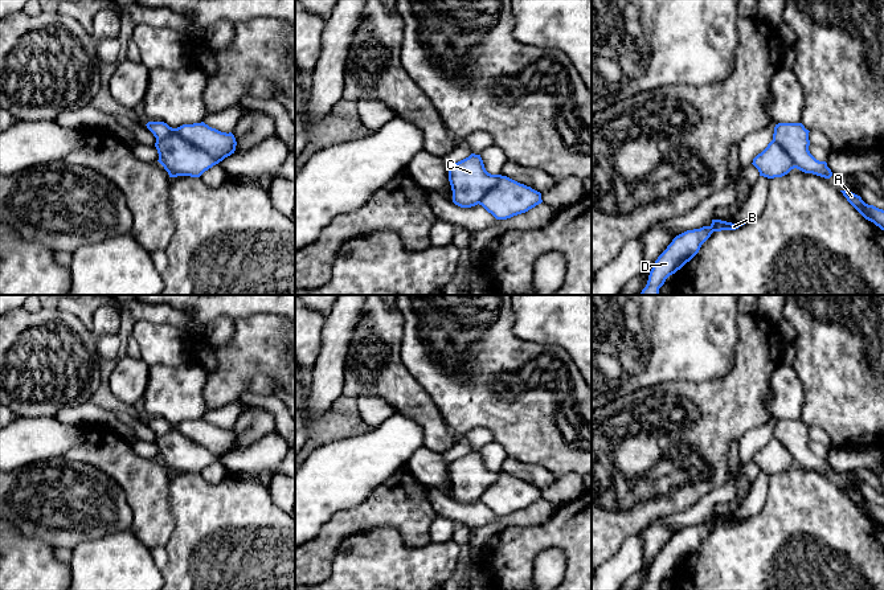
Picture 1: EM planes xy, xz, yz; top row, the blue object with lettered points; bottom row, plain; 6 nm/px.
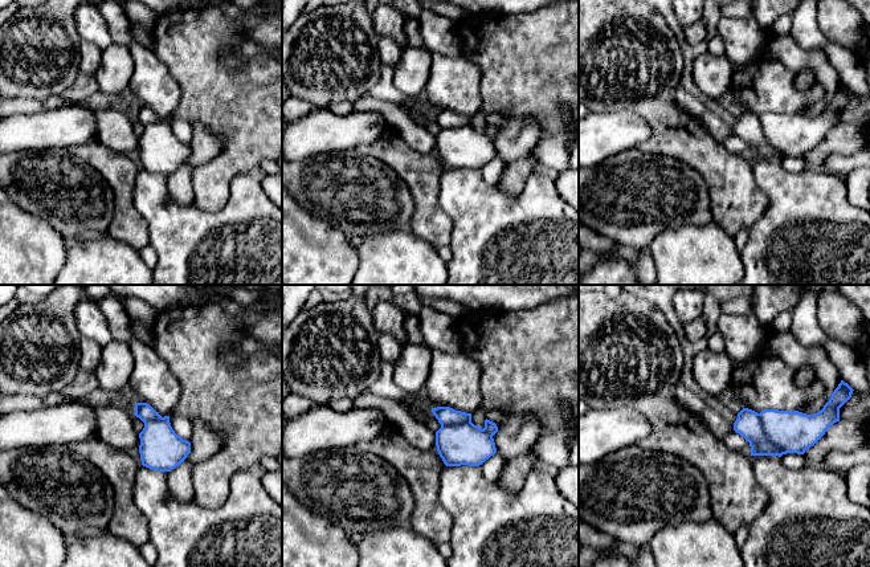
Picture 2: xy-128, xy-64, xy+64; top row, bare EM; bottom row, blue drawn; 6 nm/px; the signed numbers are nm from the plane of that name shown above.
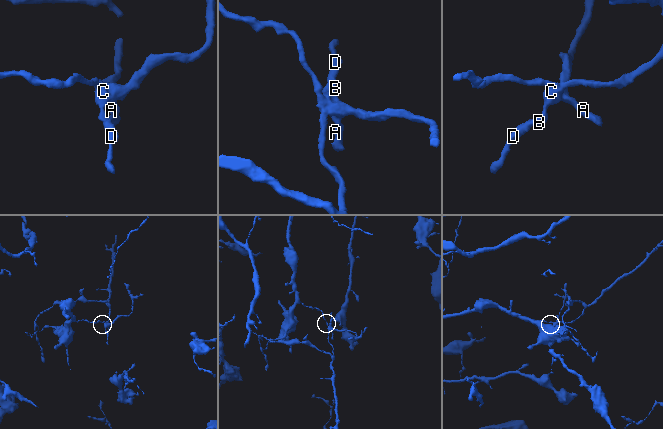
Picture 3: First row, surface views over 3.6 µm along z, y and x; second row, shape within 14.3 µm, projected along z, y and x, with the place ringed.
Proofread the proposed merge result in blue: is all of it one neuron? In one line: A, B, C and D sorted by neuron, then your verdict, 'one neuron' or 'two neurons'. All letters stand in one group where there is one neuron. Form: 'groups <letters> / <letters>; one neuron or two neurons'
groups A / B C D; two neurons

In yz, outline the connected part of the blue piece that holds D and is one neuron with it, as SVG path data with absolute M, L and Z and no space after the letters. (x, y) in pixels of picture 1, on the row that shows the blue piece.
M712 220L709 226L687 230L676 235L655 261L641 295L659 295L659 288L664 284L666 279L689 262L713 232L736 230L742 225L745 224Z

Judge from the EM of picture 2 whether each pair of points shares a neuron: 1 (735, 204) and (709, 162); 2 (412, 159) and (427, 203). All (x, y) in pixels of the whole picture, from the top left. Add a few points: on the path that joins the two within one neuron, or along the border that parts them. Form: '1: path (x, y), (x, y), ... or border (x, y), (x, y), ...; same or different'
1: path (734, 194), (731, 184), (719, 172); same
2: path (417, 170), (423, 175), (425, 192); same

